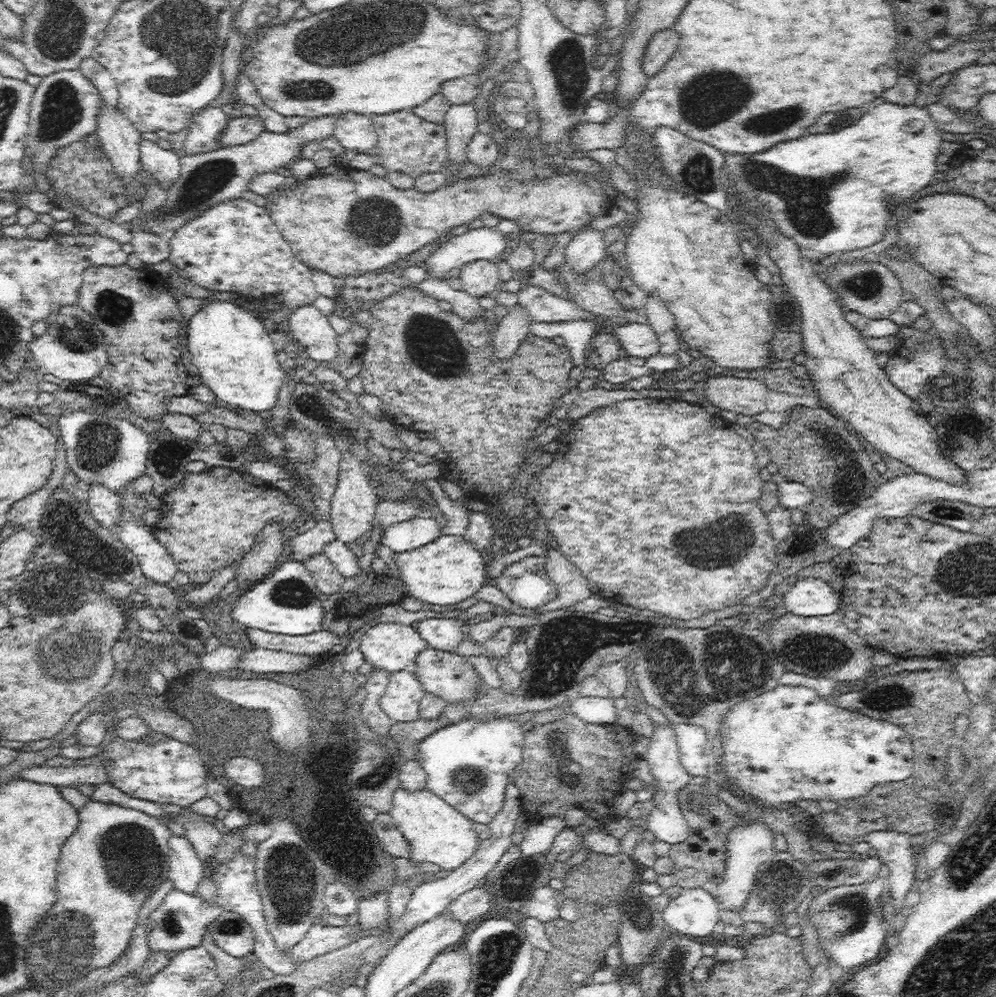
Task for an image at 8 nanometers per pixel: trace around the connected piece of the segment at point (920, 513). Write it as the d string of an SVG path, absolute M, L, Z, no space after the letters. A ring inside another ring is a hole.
M938 499L917 504L911 514L937 524L953 526L960 532L974 532L975 522L972 518L974 506L962 501Z

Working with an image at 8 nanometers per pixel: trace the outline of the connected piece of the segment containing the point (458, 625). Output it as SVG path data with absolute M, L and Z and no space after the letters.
M428 615L420 620L415 627L426 646L454 653L466 634L462 631L464 621L456 618L444 618L442 615Z

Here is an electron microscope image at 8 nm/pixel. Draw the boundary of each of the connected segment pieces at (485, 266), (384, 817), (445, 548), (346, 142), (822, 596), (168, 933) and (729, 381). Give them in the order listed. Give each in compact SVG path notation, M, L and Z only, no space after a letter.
M474 260L460 267L459 278L462 280L463 290L472 296L487 296L496 290L500 282L499 268L495 261Z
M379 813L376 820L372 822L374 832L378 836L380 846L392 856L410 859L410 843L406 841L404 835L393 824L388 813Z
M441 535L437 540L434 540L425 546L416 548L415 550L398 553L395 561L400 570L400 579L404 581L404 584L406 584L408 589L408 595L413 596L424 603L441 606L455 605L471 598L484 585L487 568L481 553L473 547L474 544L465 540L462 535Z
M356 112L338 115L333 135L340 141L342 147L360 153L368 152L377 143L372 116Z
M800 578L786 586L783 606L788 613L800 616L824 616L841 610L841 598L826 581Z
M173 888L166 894L164 900L152 914L146 924L147 941L153 952L171 952L175 954L186 948L196 948L202 945L204 930L214 922L223 908L214 901L204 901L197 894L190 895Z
M709 376L705 391L712 410L726 409L738 415L754 416L766 411L768 387L758 379Z

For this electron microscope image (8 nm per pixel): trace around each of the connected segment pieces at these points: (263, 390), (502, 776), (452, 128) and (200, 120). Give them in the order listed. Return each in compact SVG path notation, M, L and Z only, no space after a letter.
M210 301L189 318L187 337L191 362L198 368L201 382L216 396L226 401L229 407L243 413L247 411L258 413L269 411L276 406L278 391L284 378L282 368L277 358L277 348L266 331L262 319L256 318L254 312L245 310L235 302Z
M502 716L502 718L490 718L490 720L464 718L456 724L438 728L436 732L426 736L418 744L418 752L415 757L426 771L426 789L436 793L444 802L453 806L456 811L472 820L473 823L489 825L500 813L502 804L504 804L509 774L522 760L525 734L522 733L520 727L521 724L518 720L510 721Z
M471 103L451 105L444 120L449 160L458 164L467 161L468 144L478 133L479 118Z
M208 106L206 109L200 110L198 114L192 116L192 122L188 126L190 132L179 151L190 155L222 148L218 136L225 132L228 122L229 116L221 108Z

